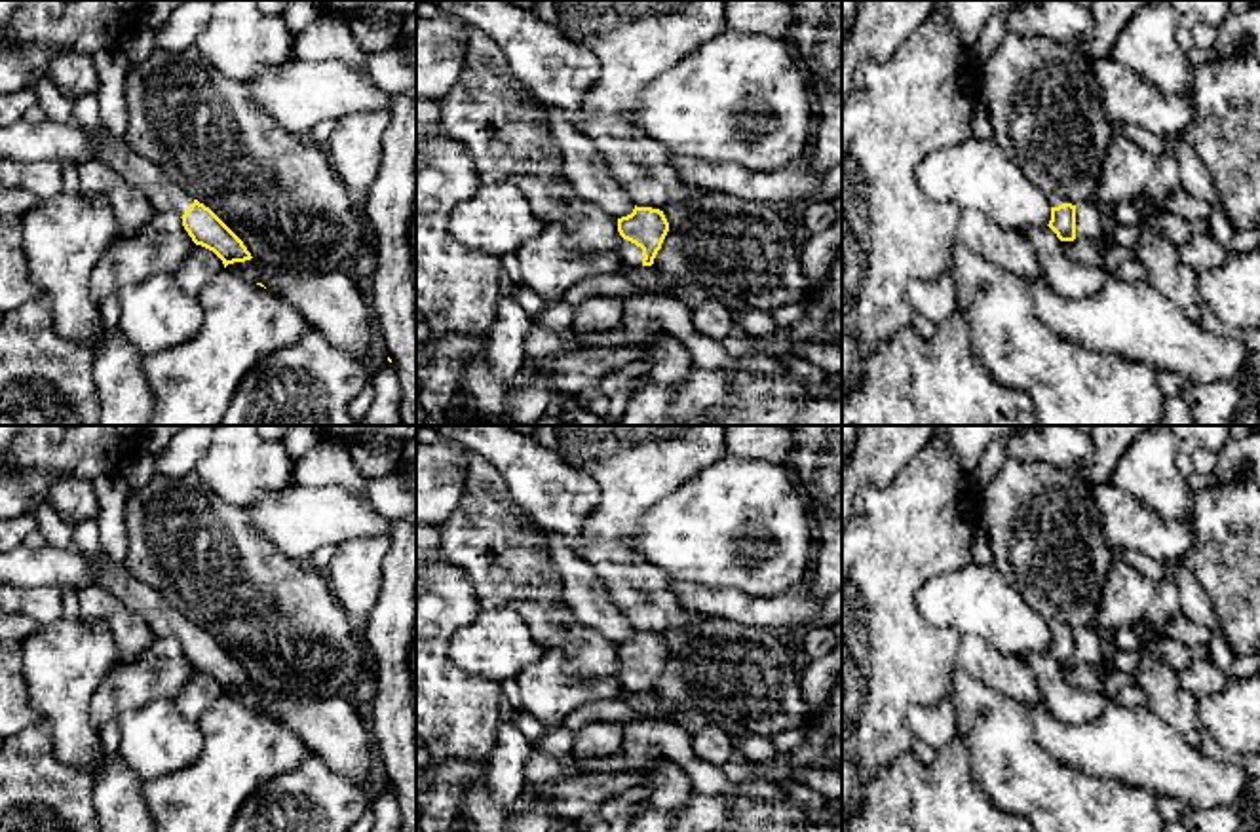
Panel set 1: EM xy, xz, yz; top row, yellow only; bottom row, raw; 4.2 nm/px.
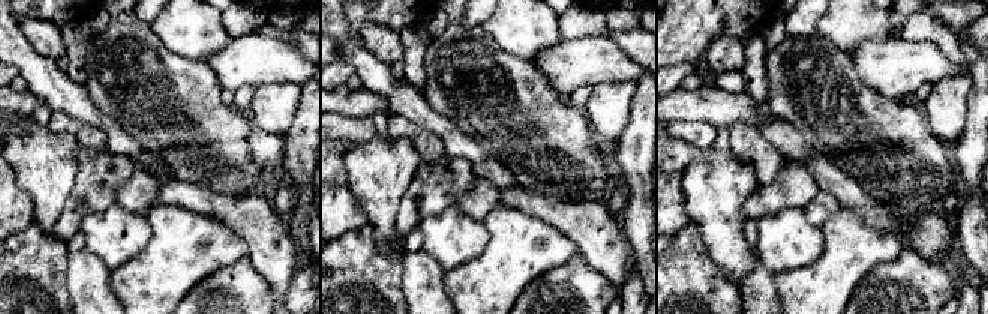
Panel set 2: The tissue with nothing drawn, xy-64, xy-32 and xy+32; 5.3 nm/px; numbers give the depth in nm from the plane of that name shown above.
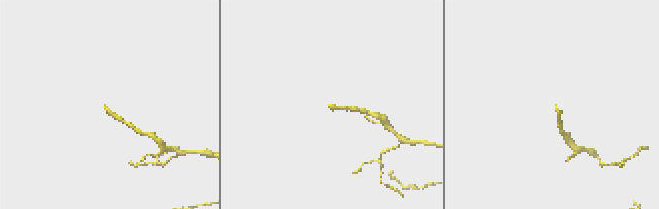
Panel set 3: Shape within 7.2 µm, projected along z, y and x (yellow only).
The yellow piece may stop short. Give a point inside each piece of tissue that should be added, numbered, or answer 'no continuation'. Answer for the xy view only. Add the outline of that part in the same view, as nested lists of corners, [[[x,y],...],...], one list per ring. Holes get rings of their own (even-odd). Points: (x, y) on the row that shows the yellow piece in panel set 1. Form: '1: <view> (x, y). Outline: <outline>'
1: xy (164, 194). Outline: [[[49,76],[32,87],[36,103],[46,116],[57,123],[76,125],[103,144],[103,161],[118,171],[131,186],[144,194],[154,213],[175,211],[184,215],[194,198],[173,182],[156,163],[135,154],[124,139],[112,135],[105,125],[84,127],[74,118],[74,99],[65,95]]]

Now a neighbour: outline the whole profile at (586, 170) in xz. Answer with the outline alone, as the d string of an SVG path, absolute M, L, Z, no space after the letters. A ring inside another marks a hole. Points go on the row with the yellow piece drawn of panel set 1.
M544 106L547 129L563 152L563 171L576 194L614 215L616 218L633 213L635 205L625 190L612 177L593 141L576 129L557 106Z

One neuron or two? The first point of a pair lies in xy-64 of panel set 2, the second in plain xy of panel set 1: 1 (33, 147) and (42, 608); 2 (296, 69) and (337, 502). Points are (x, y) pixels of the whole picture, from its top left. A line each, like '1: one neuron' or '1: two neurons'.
1: two neurons
2: one neuron

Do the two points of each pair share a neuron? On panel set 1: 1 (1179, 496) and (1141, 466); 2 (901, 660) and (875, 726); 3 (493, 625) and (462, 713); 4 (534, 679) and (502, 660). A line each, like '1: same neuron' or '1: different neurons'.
1: same neuron
2: same neuron
3: different neurons
4: different neurons

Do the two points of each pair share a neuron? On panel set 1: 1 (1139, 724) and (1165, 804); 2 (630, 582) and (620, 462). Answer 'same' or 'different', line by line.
1: different
2: different

